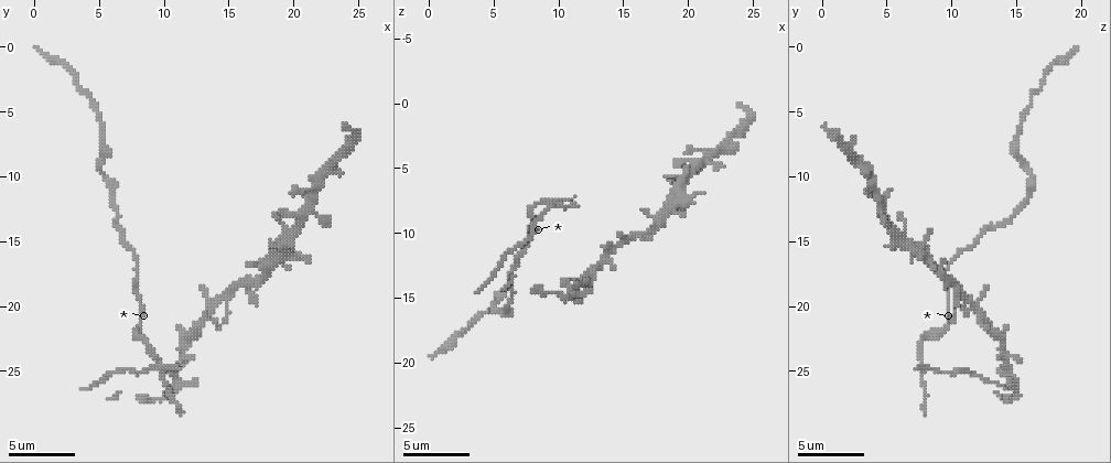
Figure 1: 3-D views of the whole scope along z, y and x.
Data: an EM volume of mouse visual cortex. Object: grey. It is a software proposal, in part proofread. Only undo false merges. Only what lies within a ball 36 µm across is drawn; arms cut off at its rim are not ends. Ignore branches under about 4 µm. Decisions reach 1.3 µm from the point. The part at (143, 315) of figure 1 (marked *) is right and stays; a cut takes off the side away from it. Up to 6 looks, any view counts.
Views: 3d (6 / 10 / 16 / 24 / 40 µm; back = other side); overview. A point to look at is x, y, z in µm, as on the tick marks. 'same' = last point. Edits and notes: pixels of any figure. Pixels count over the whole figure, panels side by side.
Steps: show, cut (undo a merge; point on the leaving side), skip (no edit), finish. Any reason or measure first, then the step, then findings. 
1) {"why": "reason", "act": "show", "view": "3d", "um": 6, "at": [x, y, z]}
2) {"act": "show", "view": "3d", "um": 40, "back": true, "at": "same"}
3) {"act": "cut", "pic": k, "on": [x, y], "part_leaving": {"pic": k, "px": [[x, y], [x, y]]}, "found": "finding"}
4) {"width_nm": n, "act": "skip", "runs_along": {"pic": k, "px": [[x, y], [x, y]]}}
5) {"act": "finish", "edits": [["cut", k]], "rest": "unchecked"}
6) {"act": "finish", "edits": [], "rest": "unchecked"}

{"why": "thin neck", "act": "show", "view": "3d", "um": 10, "at": [5.2, 10.0, 16.2]}

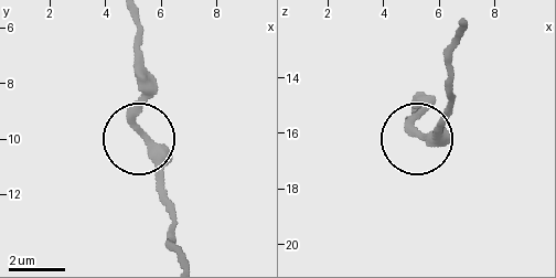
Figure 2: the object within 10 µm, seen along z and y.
{"act": "skip", "runs_along": {"pic": 2, "px": [[179, 259], [158, 159], [136, 117], [143, 91]]}, "found": "all the same cell"}

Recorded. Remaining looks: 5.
{"why": "three arms meet", "act": "show", "view": "3d", "um": 10, "at": [13.0, 21.2, 12.6]}

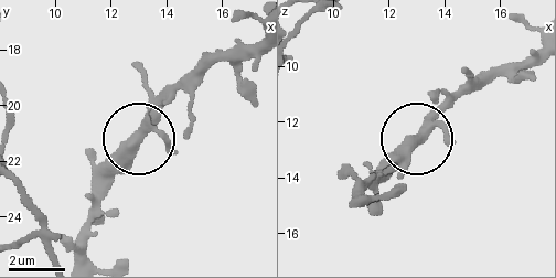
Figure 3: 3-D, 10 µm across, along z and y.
{"act": "skip", "runs_along": {"pic": 3, "px": [[76, 254], [97, 182], [194, 78]]}, "found": "continuous, no second cell"}

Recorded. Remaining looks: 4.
{"why": "four-way junction", "act": "show", "view": "3d", "um": 10, "at": [9.8, 24.6, 7.8]}

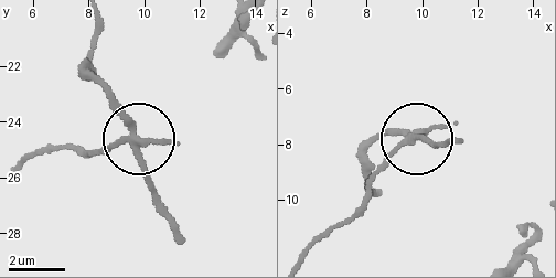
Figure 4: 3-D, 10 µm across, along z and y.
{"width_nm": 220, "act": "cut", "pic": 4, "on": [99, 150], "part_leaving": {"pic": 4, "px": [[407, 138], [365, 200], [306, 256]]}, "found": "two cells meet here"}

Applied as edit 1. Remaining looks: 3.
{"act": "finish", "edits": [["cut", 4]], "rest": "unchecked"}

